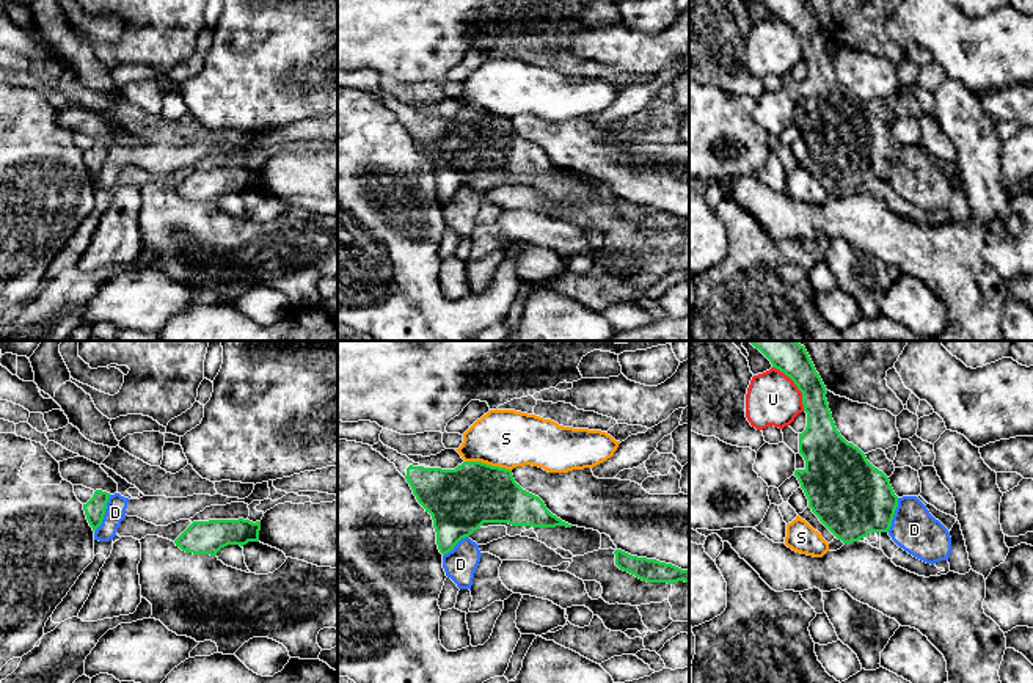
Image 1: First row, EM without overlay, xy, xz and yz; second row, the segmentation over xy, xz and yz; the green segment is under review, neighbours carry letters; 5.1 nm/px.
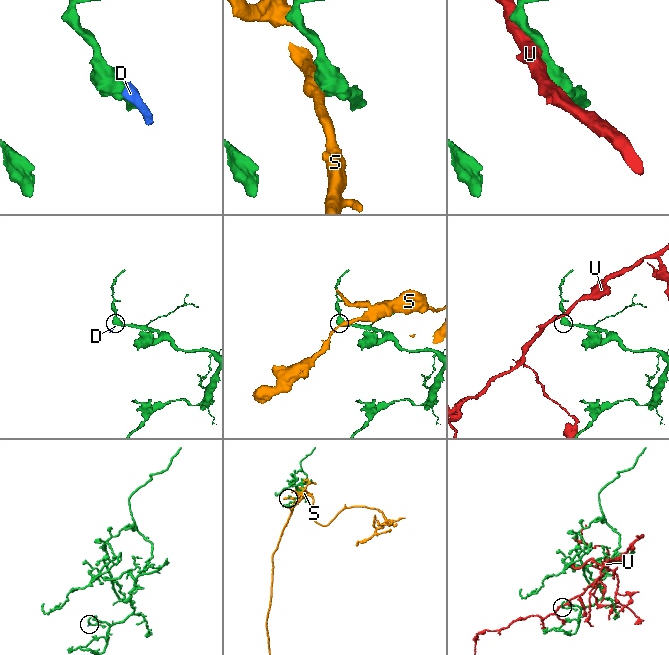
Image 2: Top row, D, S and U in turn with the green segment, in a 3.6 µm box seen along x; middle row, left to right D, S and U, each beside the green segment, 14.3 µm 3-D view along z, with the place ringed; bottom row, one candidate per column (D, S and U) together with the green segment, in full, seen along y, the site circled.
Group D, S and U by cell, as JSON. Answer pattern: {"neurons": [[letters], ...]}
{"neurons": [["D"], ["S"], ["U"]]}

